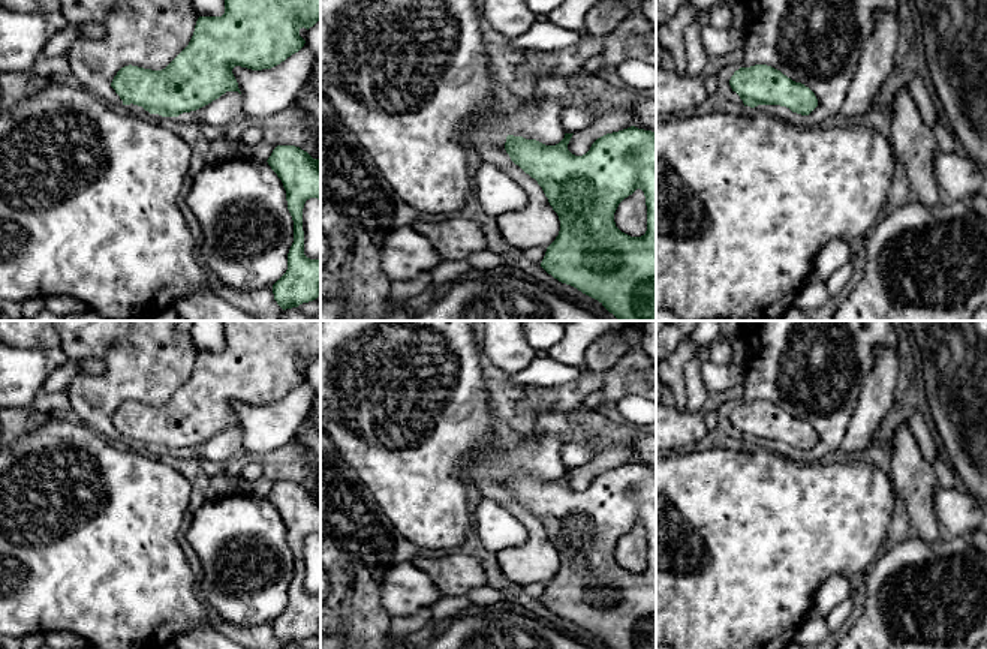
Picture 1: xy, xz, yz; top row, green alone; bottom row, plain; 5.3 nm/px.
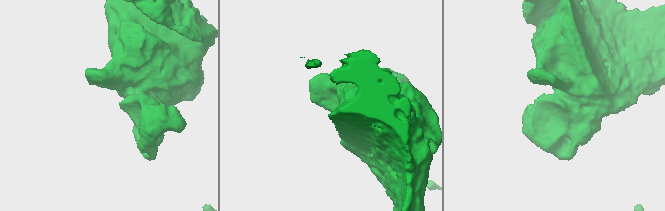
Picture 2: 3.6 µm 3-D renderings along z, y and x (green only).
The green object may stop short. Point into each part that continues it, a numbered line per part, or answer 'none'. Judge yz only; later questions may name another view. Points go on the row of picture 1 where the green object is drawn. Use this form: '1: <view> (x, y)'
none

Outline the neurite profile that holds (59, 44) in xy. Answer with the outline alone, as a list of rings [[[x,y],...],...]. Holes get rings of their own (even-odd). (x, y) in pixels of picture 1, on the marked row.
[[[67,24],[64,28],[48,37],[42,54],[46,57],[66,55],[78,37],[79,37],[78,28]]]

